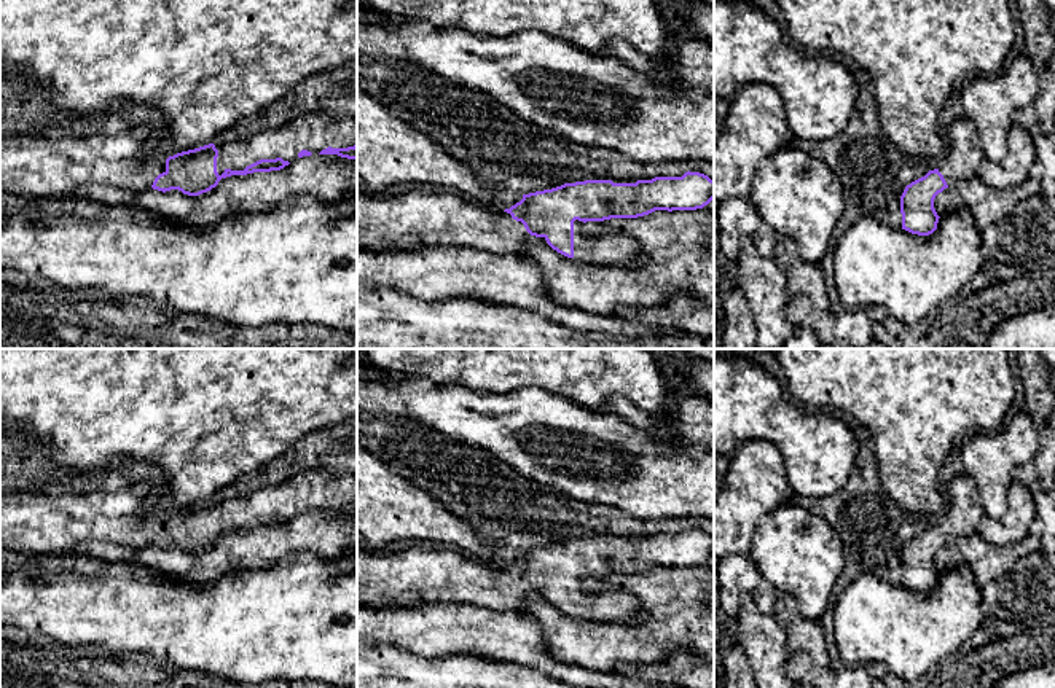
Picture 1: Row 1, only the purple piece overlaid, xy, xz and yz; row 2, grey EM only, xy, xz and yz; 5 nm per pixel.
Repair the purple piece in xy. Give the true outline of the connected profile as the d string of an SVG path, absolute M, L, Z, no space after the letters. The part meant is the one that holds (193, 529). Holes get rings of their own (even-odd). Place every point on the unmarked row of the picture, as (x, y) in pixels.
M312 470L247 495L182 508L166 516L166 527L151 545L199 553L222 535L280 527L296 514L311 511L338 511L357 518L357 476Z

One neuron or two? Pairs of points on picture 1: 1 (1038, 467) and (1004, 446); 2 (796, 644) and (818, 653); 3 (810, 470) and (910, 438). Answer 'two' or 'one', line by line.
1: two
2: one
3: two

